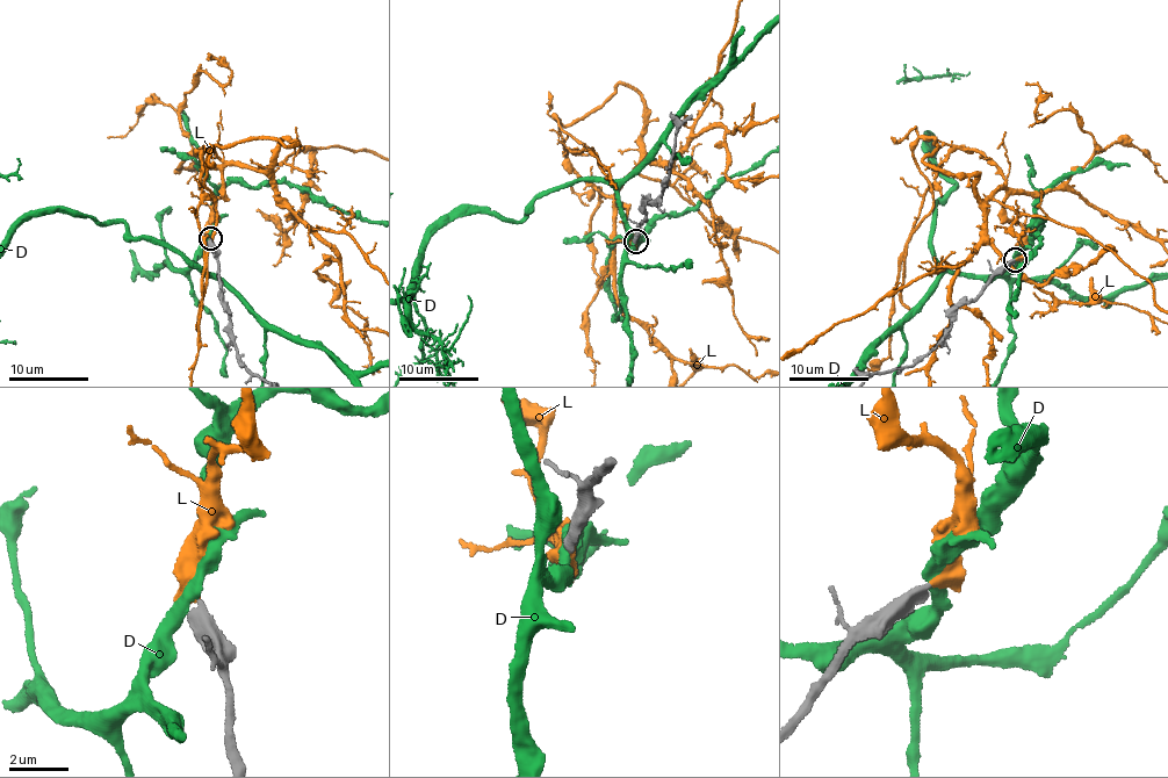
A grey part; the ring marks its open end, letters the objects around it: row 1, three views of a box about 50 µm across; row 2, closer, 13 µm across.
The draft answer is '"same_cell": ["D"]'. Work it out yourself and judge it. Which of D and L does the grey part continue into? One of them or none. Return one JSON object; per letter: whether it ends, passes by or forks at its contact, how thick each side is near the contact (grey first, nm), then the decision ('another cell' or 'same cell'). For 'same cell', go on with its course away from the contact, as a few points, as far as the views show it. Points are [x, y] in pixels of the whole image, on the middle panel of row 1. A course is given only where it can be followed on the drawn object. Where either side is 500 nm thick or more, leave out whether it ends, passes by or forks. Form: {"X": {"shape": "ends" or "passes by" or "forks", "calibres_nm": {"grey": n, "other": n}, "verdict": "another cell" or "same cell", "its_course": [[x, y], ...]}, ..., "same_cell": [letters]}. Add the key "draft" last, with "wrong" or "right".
{"D": {"shape": "passes by", "calibres_nm": {"grey": 420, "other": 360}, "verdict": "another cell"}, "L": {"shape": "passes by", "calibres_nm": {"grey": 400, "other": 320}, "verdict": "same cell"}, "same_cell": ["L"], "draft": "wrong"}

